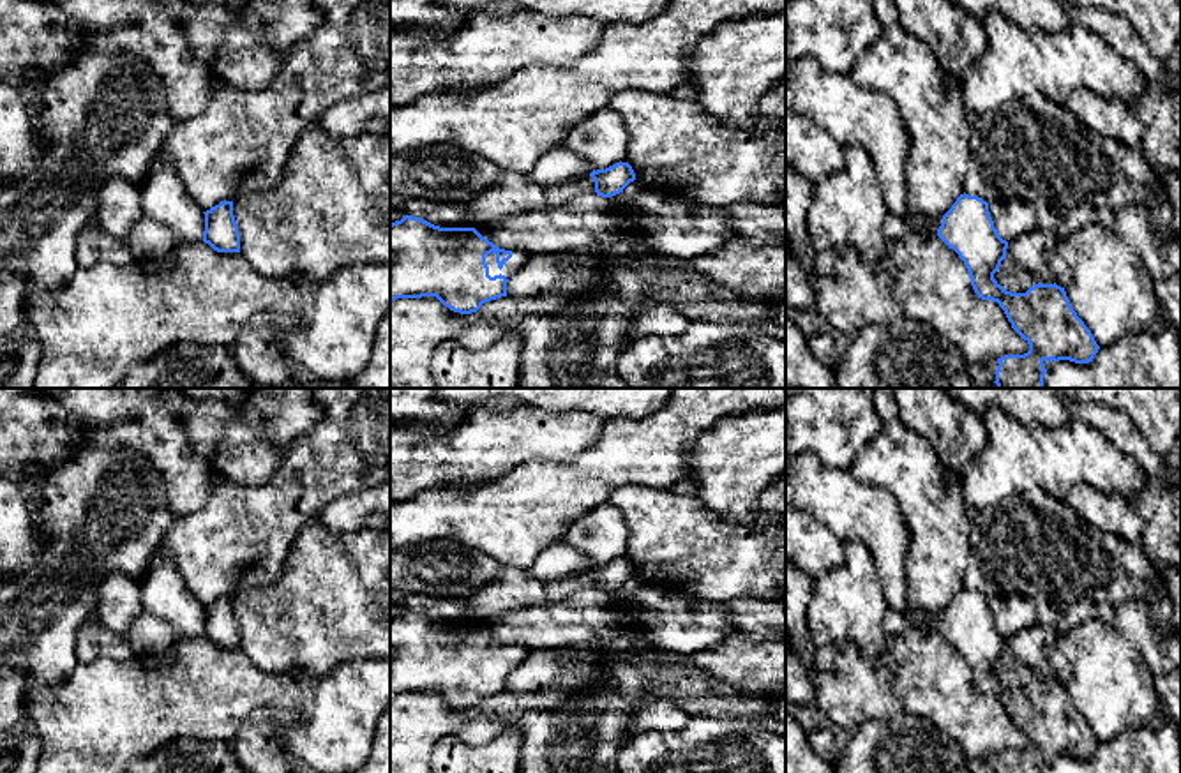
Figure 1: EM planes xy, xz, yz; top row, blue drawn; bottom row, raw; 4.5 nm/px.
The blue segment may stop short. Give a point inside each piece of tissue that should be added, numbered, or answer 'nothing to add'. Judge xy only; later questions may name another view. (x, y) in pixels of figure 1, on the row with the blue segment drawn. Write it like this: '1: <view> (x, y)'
nothing to add

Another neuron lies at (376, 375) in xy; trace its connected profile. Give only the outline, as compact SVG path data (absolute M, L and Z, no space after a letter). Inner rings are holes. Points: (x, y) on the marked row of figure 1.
M390 311L381 318L365 369L350 383L351 388L390 388Z

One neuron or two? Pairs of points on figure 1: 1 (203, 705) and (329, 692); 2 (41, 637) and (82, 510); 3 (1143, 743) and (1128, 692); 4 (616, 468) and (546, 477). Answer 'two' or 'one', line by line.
1: two
2: one
3: two
4: one

